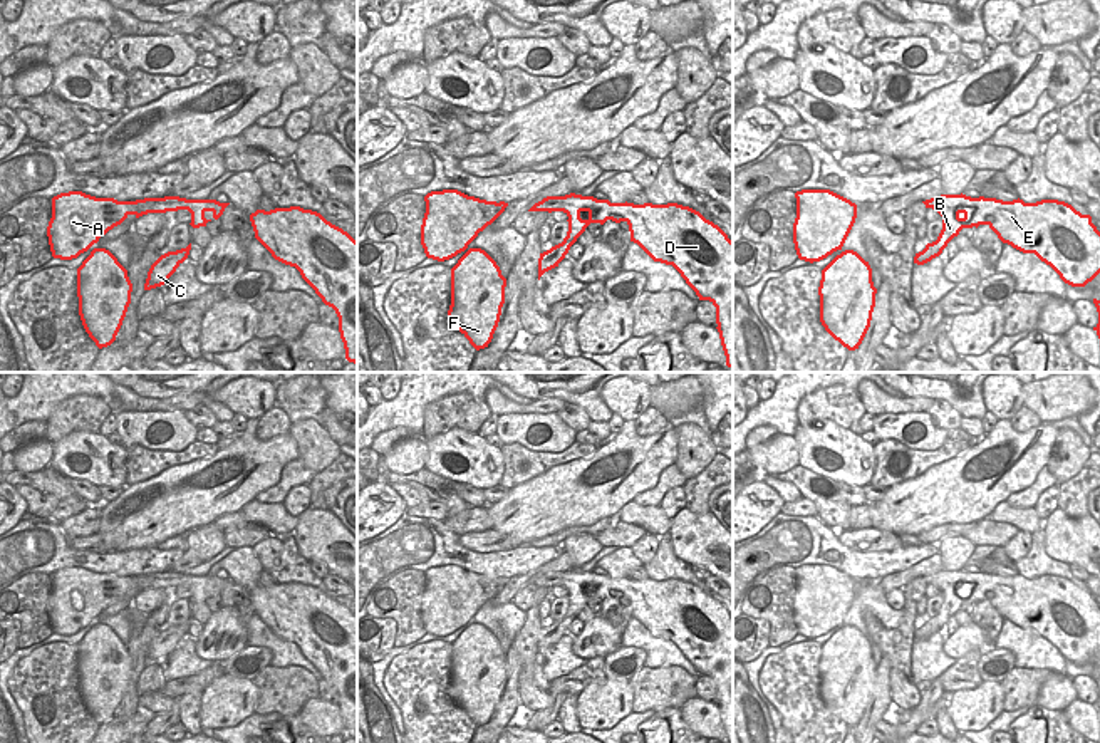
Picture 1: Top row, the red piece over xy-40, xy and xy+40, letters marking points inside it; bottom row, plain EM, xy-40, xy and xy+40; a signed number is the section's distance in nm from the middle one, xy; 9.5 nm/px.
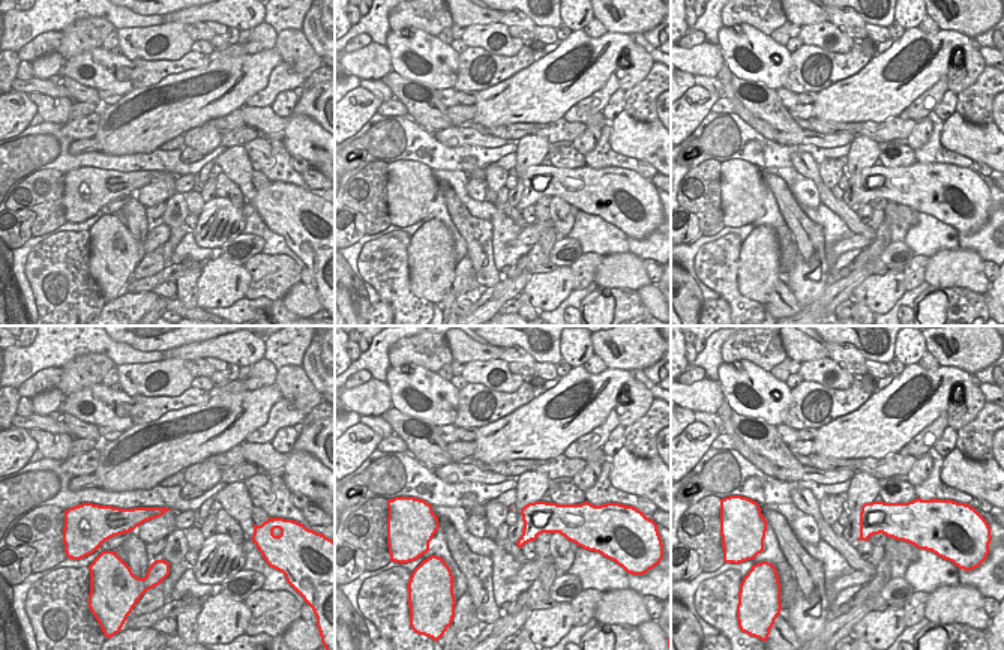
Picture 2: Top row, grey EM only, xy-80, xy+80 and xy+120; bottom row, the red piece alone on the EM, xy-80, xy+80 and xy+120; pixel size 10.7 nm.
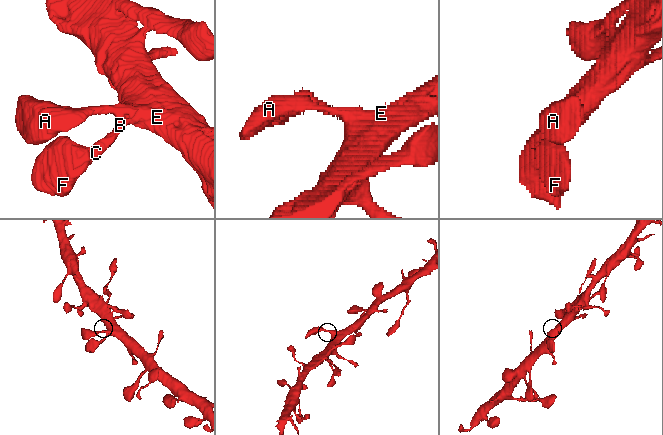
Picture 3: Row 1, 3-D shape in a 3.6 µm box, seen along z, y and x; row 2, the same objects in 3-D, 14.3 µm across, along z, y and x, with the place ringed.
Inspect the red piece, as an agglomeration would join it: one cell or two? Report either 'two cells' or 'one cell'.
one cell

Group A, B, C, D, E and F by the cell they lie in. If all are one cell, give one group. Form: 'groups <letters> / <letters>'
groups A B C D E F

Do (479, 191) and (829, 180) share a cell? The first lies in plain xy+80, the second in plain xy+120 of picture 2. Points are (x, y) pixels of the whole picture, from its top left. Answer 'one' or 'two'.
two

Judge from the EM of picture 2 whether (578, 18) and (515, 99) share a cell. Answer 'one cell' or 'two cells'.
two cells

